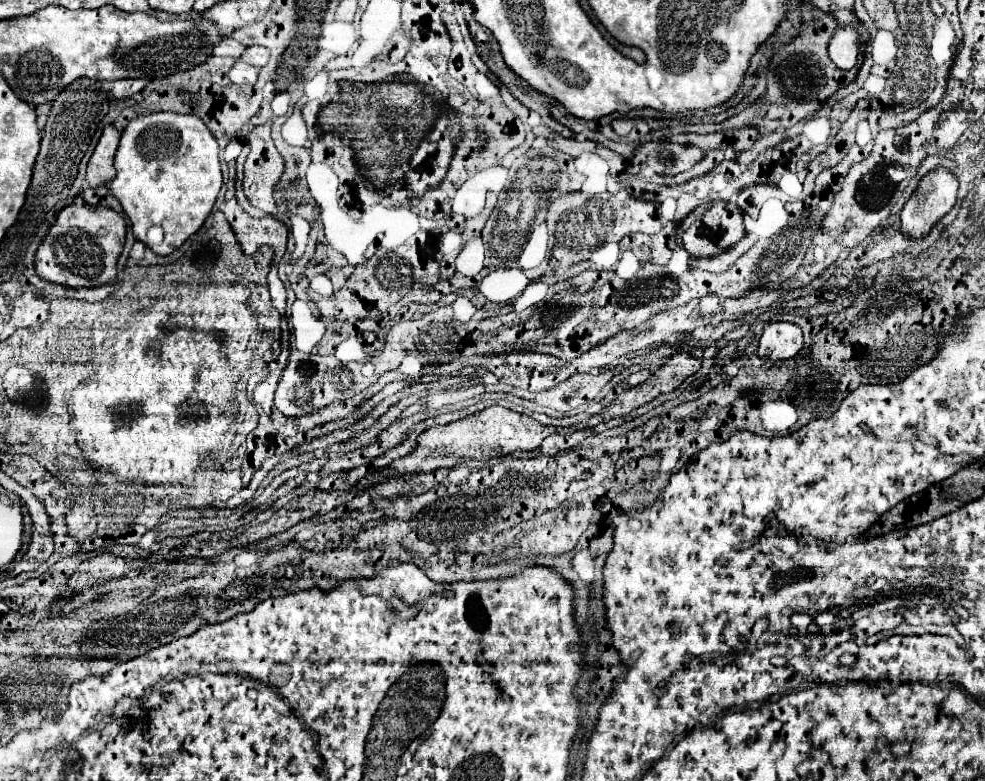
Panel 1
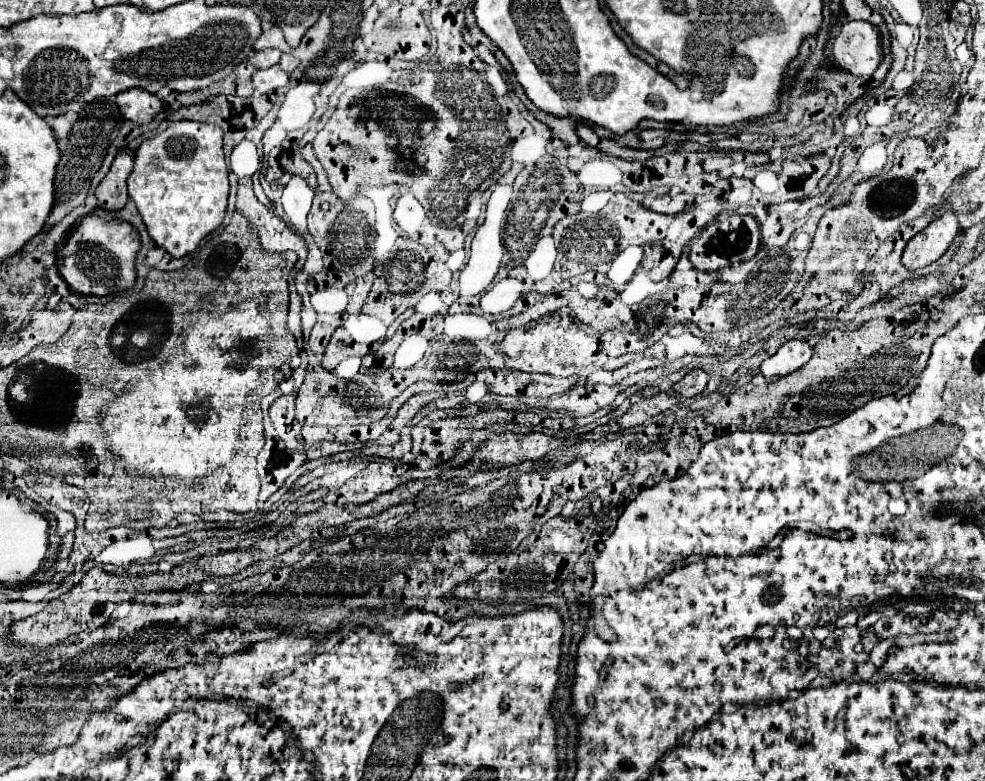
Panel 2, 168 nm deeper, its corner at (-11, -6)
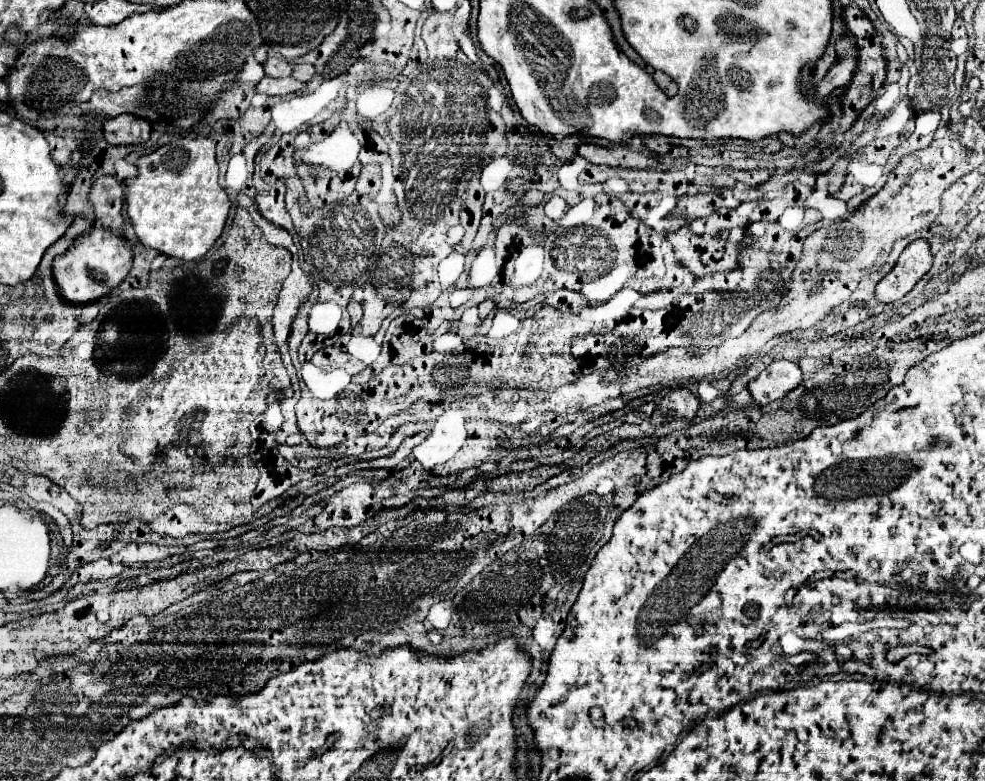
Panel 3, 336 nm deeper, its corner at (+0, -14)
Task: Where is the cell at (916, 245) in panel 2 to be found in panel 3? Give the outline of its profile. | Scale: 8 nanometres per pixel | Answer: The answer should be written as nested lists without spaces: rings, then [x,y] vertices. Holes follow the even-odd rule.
[[[913,240],[903,254],[899,256],[897,264],[889,274],[883,276],[883,280],[877,284],[877,300],[879,302],[893,302],[903,298],[921,278],[925,272],[929,272],[933,264],[933,254],[929,240]]]

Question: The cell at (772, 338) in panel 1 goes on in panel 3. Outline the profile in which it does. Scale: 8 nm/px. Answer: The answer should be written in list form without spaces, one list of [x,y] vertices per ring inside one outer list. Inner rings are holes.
[[[773,360],[755,380],[749,382],[753,400],[761,406],[783,398],[789,390],[803,382],[801,368],[793,360]]]

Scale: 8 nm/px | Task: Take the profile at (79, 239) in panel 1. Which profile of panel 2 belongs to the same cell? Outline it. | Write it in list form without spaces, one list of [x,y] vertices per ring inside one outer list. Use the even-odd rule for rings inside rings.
[[[96,214],[86,216],[60,250],[60,274],[78,294],[110,296],[128,290],[136,282],[136,254],[140,250],[138,230],[122,220],[102,220]]]

